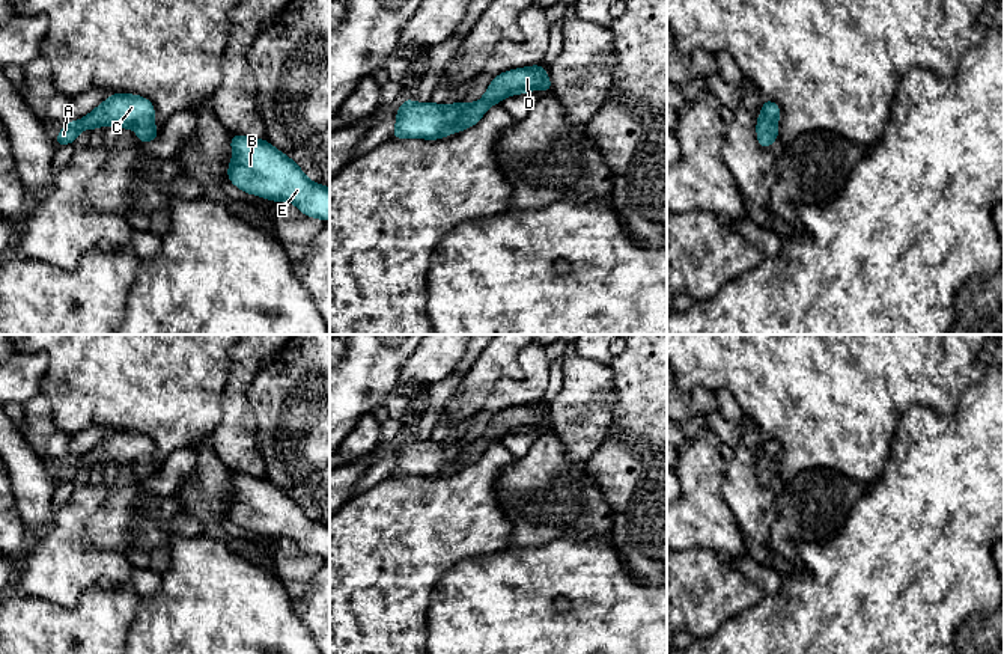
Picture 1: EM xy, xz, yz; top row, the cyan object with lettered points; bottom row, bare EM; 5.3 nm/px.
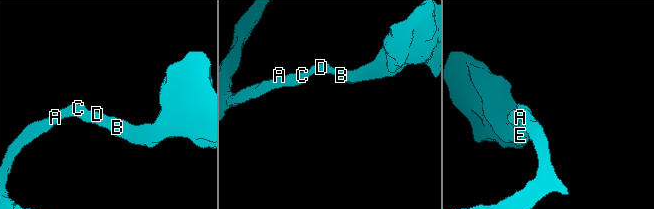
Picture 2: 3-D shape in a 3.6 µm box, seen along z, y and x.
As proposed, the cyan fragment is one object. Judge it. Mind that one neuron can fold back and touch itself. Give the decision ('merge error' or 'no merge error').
no merge error

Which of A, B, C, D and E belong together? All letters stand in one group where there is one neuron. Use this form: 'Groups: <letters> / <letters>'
Groups: A B C D E

